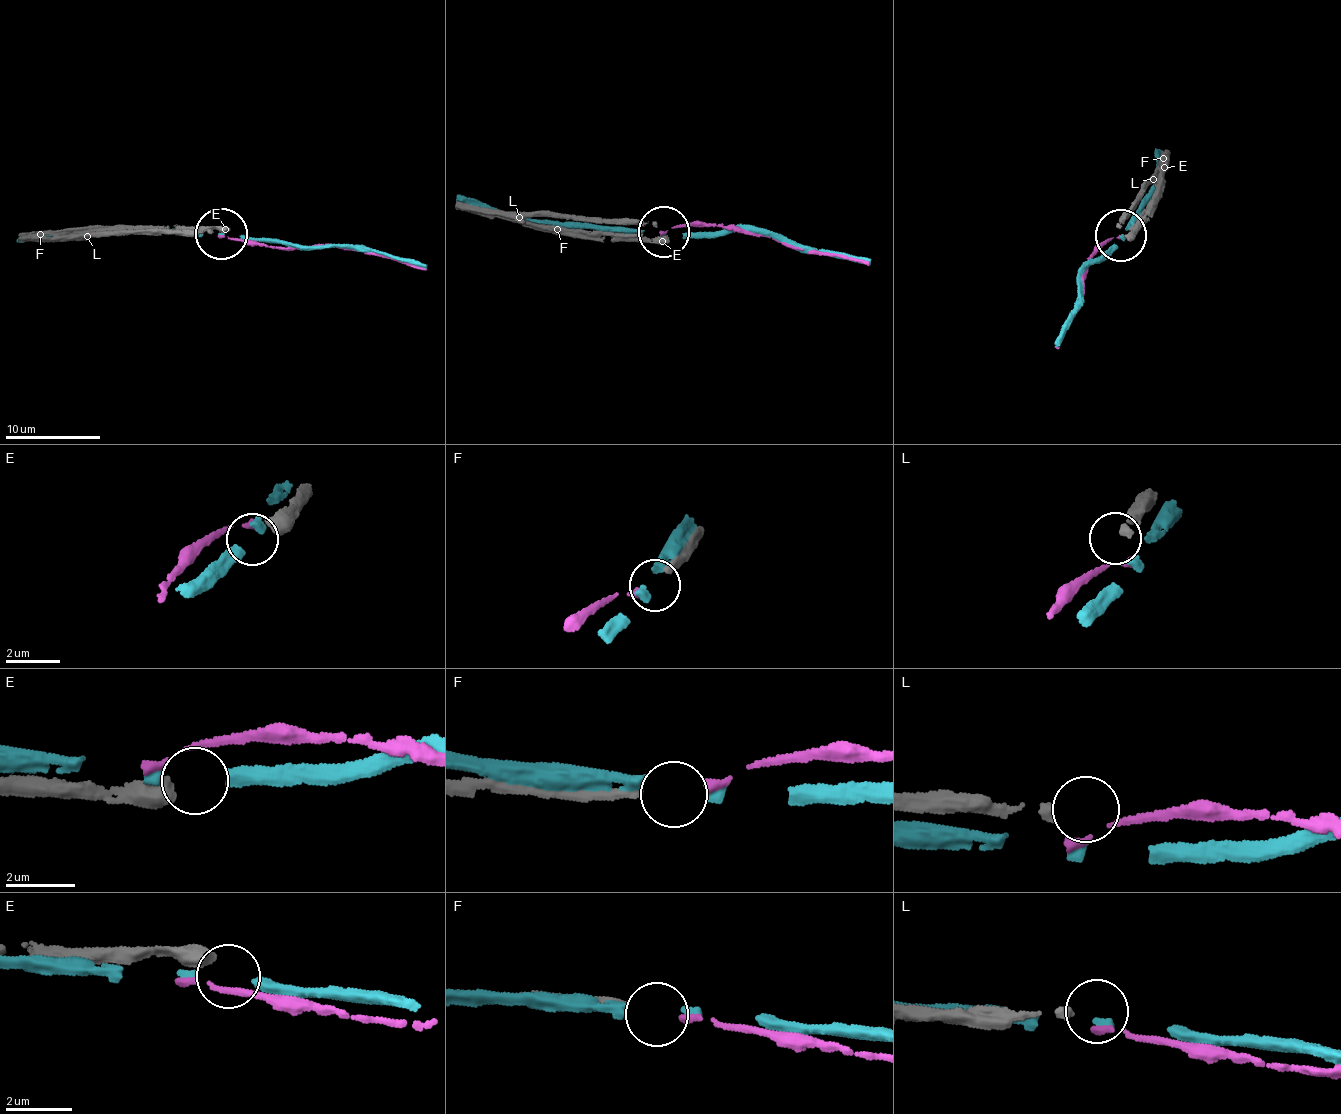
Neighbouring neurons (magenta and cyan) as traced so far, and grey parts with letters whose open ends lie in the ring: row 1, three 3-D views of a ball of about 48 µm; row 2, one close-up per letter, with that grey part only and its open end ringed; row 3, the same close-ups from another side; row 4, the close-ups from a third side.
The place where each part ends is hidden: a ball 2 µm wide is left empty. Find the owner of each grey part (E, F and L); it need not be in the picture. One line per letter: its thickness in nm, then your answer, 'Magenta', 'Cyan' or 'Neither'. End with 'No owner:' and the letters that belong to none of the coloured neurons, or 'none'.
E: Thickness 550 nm. Neither
F: Thickness 240 nm. Magenta
L: Thickness 240 nm. Neither
No owner: E, L

